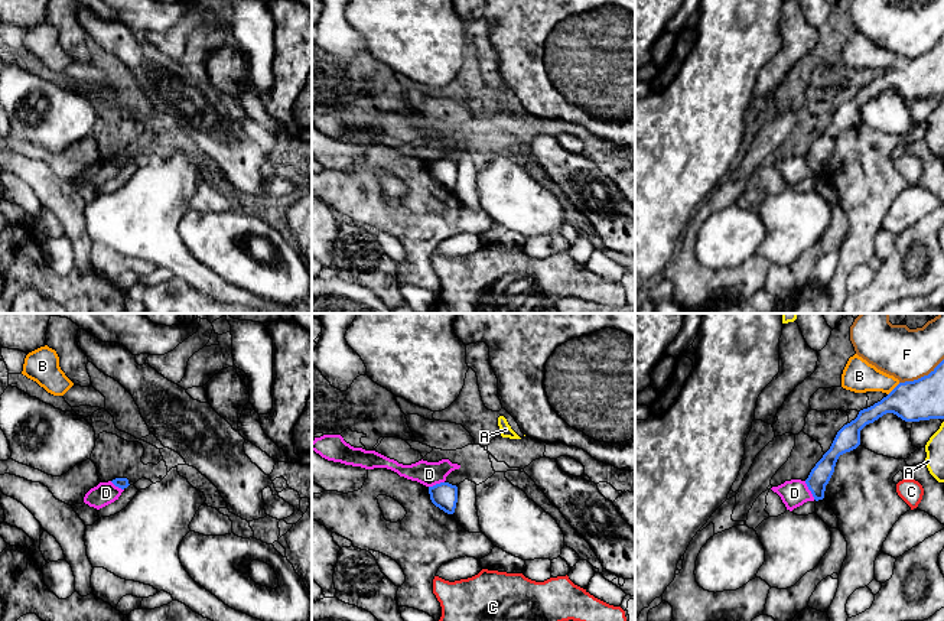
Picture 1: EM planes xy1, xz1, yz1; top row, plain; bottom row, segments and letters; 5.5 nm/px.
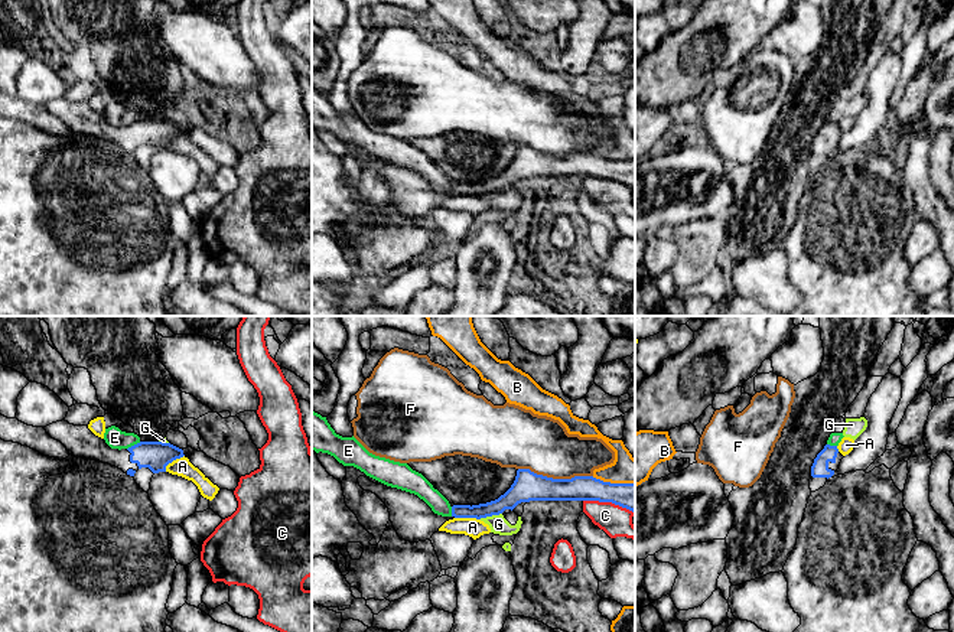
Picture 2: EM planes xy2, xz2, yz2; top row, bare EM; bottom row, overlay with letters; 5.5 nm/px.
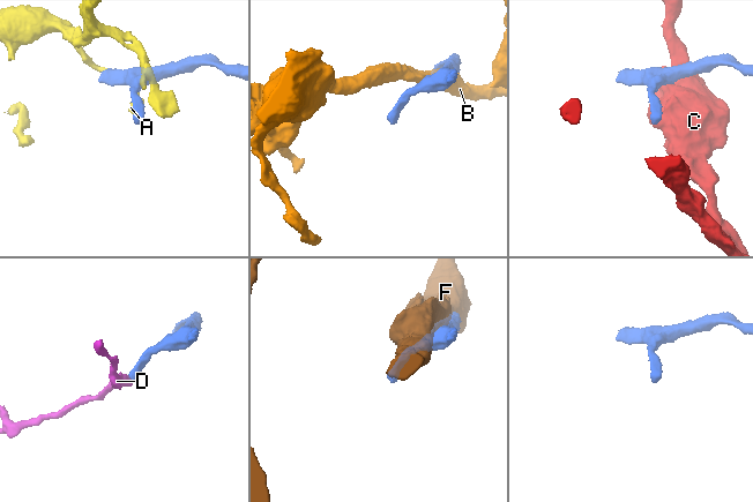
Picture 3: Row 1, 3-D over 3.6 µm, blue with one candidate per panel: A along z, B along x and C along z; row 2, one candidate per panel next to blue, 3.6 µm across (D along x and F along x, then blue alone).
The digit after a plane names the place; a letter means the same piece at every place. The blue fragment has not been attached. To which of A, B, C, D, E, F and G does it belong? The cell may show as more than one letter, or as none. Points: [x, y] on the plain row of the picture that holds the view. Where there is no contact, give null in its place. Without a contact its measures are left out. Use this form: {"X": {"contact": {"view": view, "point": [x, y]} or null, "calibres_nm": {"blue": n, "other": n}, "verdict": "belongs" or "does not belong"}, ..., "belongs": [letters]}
{"A": {"contact": {"view": "xz2", "point": [468, 194]}, "calibres_nm": {"blue": 100, "other": 110}, "verdict": "does not belong"}, "B": {"contact": {"view": "yz1", "point": [894, 65]}, "calibres_nm": {"blue": 240, "other": 180}, "verdict": "does not belong"}, "C": {"contact": {"view": "xz2", "point": [609, 178]}, "calibres_nm": {"blue": 160, "other": 170}, "verdict": "does not belong"}, "D": {"contact": {"view": "yz1", "point": [809, 165]}, "calibres_nm": {"blue": 120, "other": 150}, "verdict": "does not belong"}, "E": {"contact": {"view": "xy2", "point": [134, 121]}, "calibres_nm": {"blue": 160, "other": 110}, "verdict": "does not belong"}, "F": {"contact": {"view": "xz2", "point": [556, 156]}, "calibres_nm": {"blue": 160, "other": 320}, "verdict": "does not belong"}, "G": {"contact": {"view": "xz2", "point": [489, 192]}, "calibres_nm": {"blue": 140, "other": 100}, "verdict": "does not belong"}, "belongs": []}

